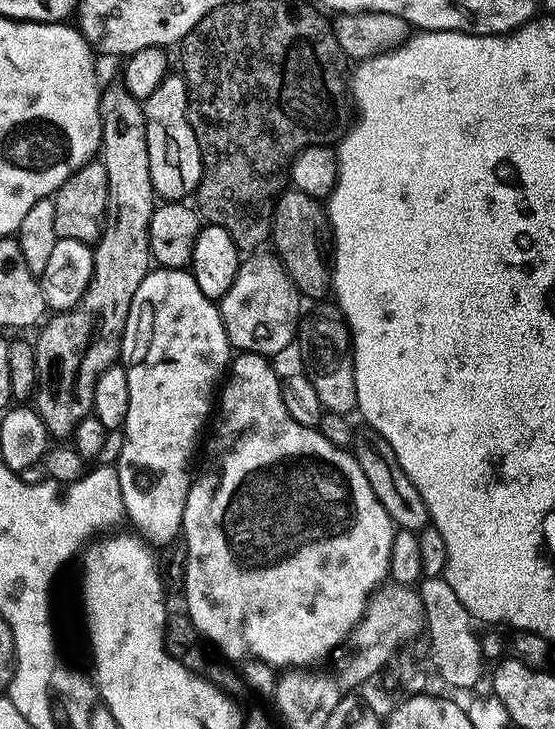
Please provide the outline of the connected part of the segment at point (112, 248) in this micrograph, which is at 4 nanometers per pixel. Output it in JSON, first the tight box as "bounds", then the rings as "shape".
{"bounds":[34,82,158,437],"shape":[[[116,82],[103,89],[100,93],[100,125],[102,126],[102,138],[100,139],[99,159],[103,160],[106,166],[106,182],[108,183],[108,201],[106,202],[106,214],[104,215],[104,223],[100,229],[100,238],[95,241],[94,251],[92,254],[92,277],[88,282],[88,288],[74,307],[65,309],[64,312],[57,312],[49,315],[43,321],[42,327],[35,333],[34,347],[36,350],[36,381],[34,387],[34,407],[36,412],[44,419],[44,425],[48,428],[49,433],[53,437],[64,436],[71,437],[76,430],[76,423],[83,420],[85,416],[92,411],[92,403],[94,402],[94,386],[98,382],[98,378],[104,371],[113,367],[117,363],[118,357],[122,352],[124,343],[124,327],[126,326],[126,318],[130,314],[130,306],[134,302],[134,294],[138,294],[138,286],[142,286],[142,282],[147,278],[150,271],[150,253],[148,250],[148,226],[152,211],[155,210],[158,197],[156,191],[152,189],[152,179],[150,178],[150,154],[146,146],[146,121],[144,121],[144,109],[141,101],[135,100],[130,94],[130,90],[126,90],[123,83]]]}

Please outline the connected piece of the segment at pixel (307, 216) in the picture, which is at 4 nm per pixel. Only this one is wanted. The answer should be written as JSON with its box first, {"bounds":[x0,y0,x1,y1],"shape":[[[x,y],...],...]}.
{"bounds":[270,190,330,300],"shape":[[[285,190],[280,193],[276,198],[276,209],[274,210],[274,214],[272,215],[272,235],[270,237],[271,247],[274,249],[274,255],[282,262],[282,266],[286,270],[286,274],[290,277],[290,279],[294,282],[294,286],[297,290],[299,290],[301,297],[307,298],[308,296],[312,300],[320,300],[325,295],[326,297],[330,292],[330,260],[326,255],[326,248],[324,252],[324,240],[326,244],[326,237],[329,235],[330,225],[328,223],[328,217],[326,215],[325,209],[322,207],[321,201],[317,199],[315,196],[307,196],[306,194],[302,194],[301,192],[295,190]]]}

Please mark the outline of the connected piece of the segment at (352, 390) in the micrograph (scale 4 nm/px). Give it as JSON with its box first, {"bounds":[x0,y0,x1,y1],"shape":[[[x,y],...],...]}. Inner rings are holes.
{"bounds":[298,310,357,415],"shape":[[[336,310],[316,312],[307,320],[308,317],[298,328],[298,344],[304,347],[303,371],[314,384],[314,390],[317,391],[319,401],[322,402],[325,411],[349,415],[357,409],[357,388],[354,386],[354,362],[352,361],[352,333],[348,331],[343,315]]]}

